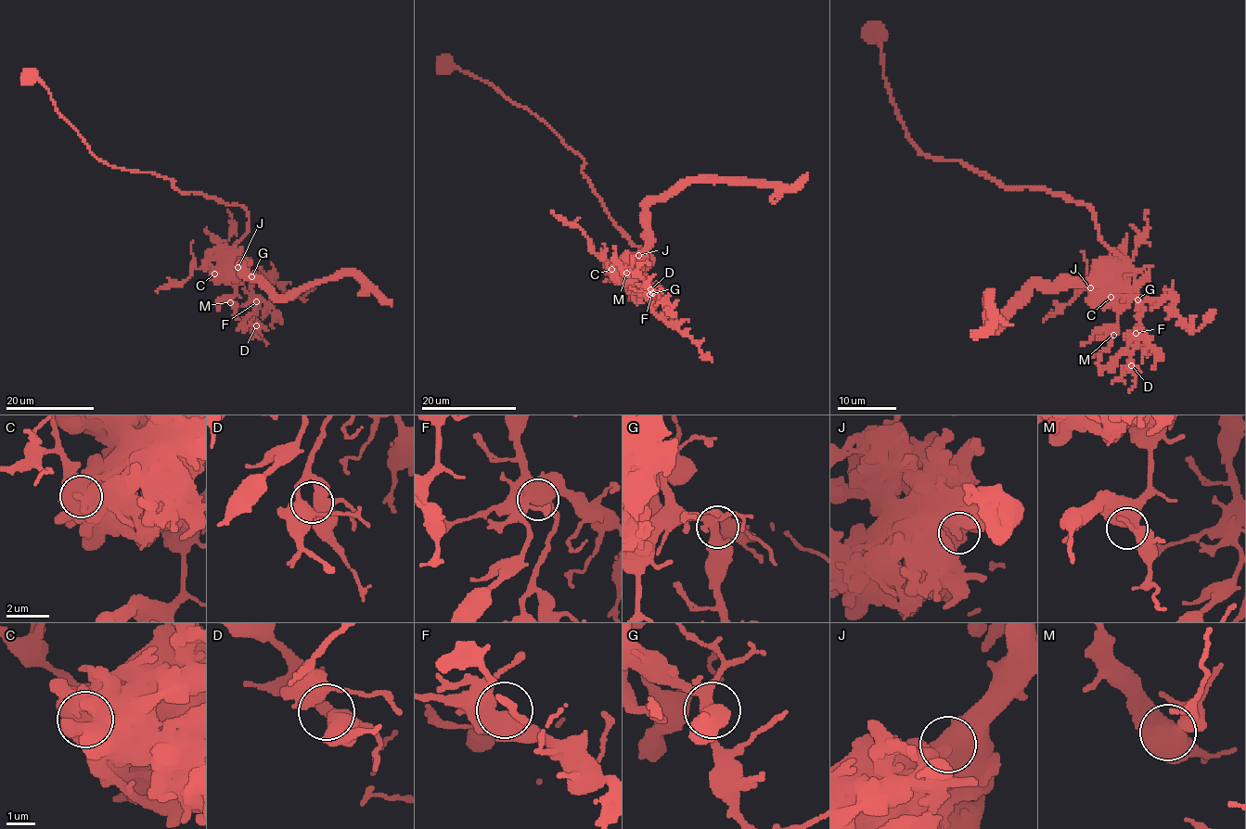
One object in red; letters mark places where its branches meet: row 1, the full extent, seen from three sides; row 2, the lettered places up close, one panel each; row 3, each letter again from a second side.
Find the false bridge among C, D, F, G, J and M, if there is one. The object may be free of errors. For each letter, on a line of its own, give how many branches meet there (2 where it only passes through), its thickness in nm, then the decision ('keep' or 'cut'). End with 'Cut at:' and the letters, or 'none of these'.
C: 1 | 1350 nm | cut
D: 3 | 400 nm | keep
F: 2 | 550 nm | keep
G: 4 | 360 nm | keep
J: 1 | 700 nm | keep
M: 2 | 550 nm | keep
Cut at: C

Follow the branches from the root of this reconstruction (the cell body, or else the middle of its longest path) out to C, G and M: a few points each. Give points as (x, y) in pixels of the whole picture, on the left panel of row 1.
C: (31, 76), (103, 161), (169, 178), (181, 194), (199, 193), (246, 209), (249, 230), (213, 274)
G: (31, 76), (103, 161), (169, 178), (181, 194), (242, 206), (249, 230), (233, 256), (251, 276)
M: (31, 76), (103, 161), (169, 178), (181, 194), (199, 193), (246, 209), (249, 230), (232, 248), (230, 302)

